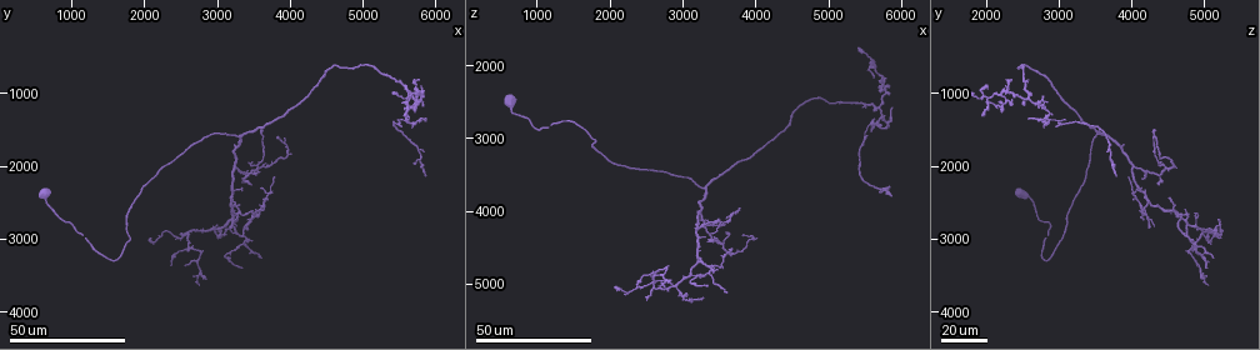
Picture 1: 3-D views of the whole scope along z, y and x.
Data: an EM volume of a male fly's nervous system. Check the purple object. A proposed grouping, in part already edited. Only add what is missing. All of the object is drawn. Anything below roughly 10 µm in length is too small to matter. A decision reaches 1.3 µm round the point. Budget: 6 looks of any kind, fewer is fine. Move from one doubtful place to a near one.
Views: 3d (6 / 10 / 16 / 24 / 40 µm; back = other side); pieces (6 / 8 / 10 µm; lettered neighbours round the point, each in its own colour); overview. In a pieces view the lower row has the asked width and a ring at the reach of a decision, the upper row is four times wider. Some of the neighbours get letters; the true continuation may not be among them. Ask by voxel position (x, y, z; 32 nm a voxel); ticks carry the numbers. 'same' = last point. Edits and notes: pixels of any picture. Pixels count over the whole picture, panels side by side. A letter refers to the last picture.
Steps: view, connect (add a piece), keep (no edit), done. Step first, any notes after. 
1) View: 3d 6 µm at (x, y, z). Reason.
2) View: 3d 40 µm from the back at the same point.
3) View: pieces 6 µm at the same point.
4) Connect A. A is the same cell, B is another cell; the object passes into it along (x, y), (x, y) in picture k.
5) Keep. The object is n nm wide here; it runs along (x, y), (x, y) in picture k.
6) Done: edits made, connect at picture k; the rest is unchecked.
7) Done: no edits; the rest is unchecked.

View: 3d 40 µm at (3300, 3400, 5000). Free end.

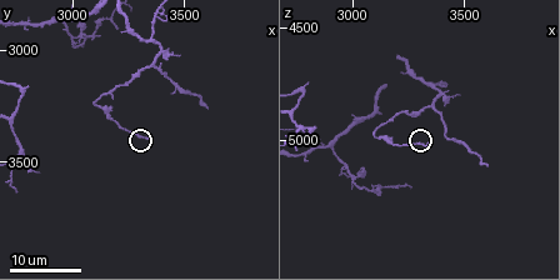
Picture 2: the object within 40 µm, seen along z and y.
View: pieces 10 µm at (3330, 3400, 5030).

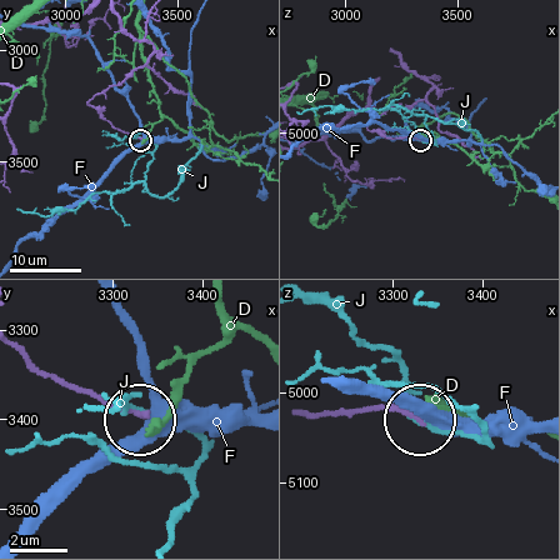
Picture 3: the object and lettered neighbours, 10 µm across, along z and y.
Keep. D, F and J are other cells; it runs along (136, 69), (89, 103), (115, 126), (140, 139) in picture 3; none of them fits.

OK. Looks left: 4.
View: 3d 16 µm at (3610, 3260, 5110).

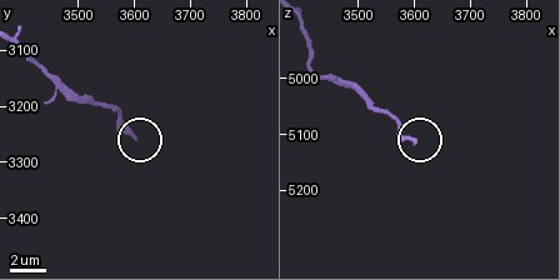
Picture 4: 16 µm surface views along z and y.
View: pieces 8 µm at (3600, 3260, 5115).

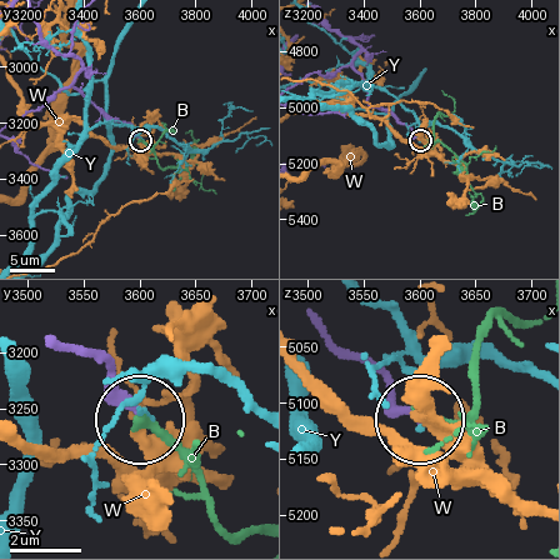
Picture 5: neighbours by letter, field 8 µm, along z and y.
Connect B. The object is 190 nm wide here; B is the same cell, W and Y are other cells; it goes on there.

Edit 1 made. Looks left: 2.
View: 3d 24 µm at (5900, 2150, 3800). Thin end.

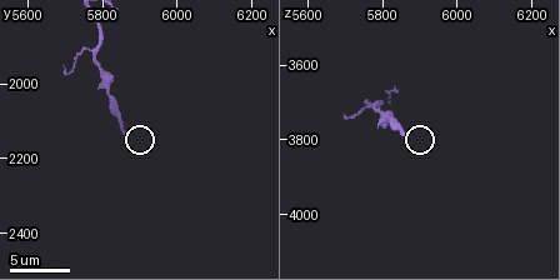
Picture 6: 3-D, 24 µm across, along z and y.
View: pieces 6 µm at (5850, 2130, 3790). What lies round it.

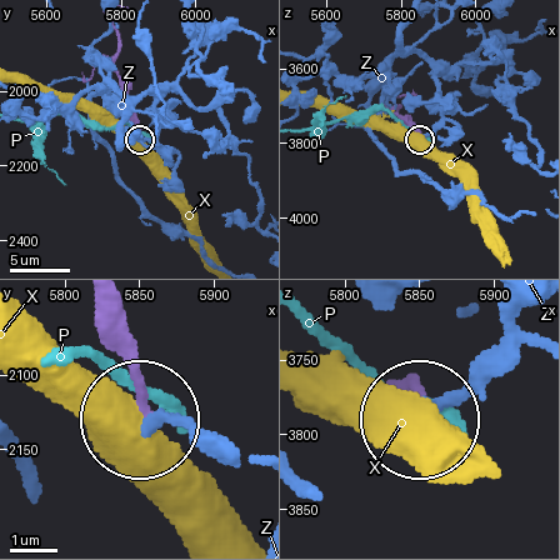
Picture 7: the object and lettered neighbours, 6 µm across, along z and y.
Keep. P, X and Z are other cells; no lettered piece goes on from it.

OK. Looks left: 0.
Done: edits made, connect at picture 5; the rest is unchecked.

